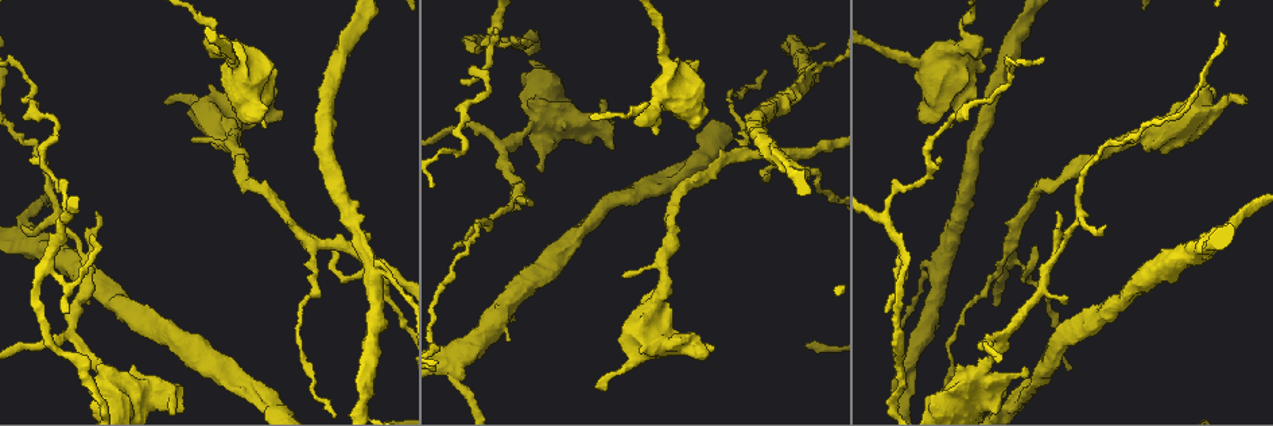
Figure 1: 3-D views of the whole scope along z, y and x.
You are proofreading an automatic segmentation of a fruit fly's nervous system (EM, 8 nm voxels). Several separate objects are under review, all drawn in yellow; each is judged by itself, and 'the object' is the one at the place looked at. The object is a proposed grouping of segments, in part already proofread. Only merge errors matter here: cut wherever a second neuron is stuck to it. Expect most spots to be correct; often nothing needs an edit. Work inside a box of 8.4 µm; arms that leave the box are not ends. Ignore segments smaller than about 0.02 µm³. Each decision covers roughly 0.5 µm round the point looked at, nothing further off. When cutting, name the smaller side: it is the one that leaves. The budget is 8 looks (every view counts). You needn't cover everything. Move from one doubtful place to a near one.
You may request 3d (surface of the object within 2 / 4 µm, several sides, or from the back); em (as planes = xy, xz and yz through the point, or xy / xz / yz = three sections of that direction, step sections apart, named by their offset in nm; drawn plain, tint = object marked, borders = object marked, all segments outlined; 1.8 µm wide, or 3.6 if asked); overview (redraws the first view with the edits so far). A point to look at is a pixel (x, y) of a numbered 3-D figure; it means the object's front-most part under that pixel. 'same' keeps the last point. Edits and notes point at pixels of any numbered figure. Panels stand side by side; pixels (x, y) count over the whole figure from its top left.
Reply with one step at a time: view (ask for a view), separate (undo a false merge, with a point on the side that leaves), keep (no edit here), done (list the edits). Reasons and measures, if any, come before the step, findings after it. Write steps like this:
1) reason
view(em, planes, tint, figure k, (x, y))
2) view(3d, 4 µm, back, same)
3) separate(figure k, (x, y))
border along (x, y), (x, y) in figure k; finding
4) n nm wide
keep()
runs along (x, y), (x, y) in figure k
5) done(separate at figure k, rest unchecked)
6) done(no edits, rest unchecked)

sharp bend
view(em, planes, tint, figure 1, (50, 174))

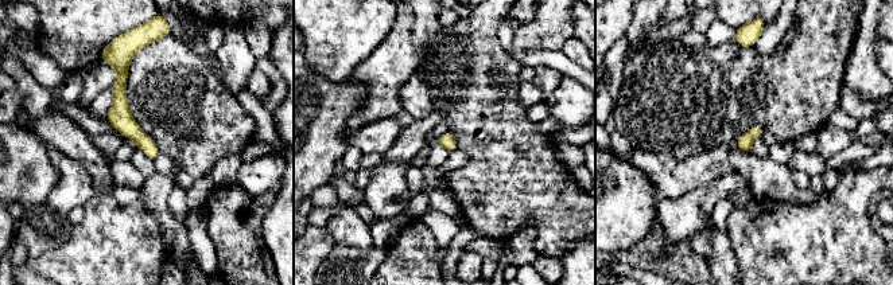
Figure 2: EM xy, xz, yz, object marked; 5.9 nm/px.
keep()
runs along (123, 65), (120, 117), (152, 155) in figure 2; all the same neuron

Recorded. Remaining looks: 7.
sudden change in width
view(em, planes, plain, figure 1, (986, 368))

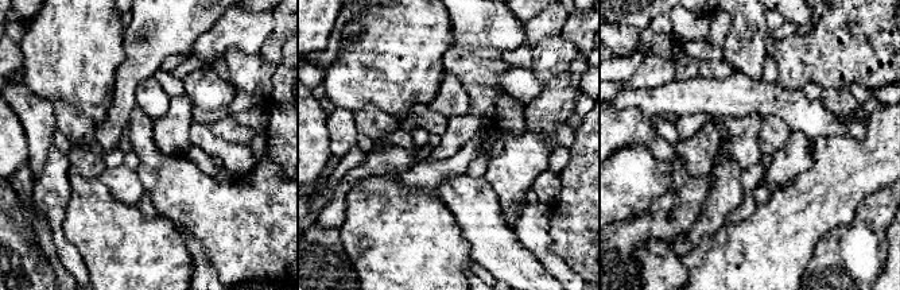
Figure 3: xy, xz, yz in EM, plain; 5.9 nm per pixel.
view(em, planes, tint, same)

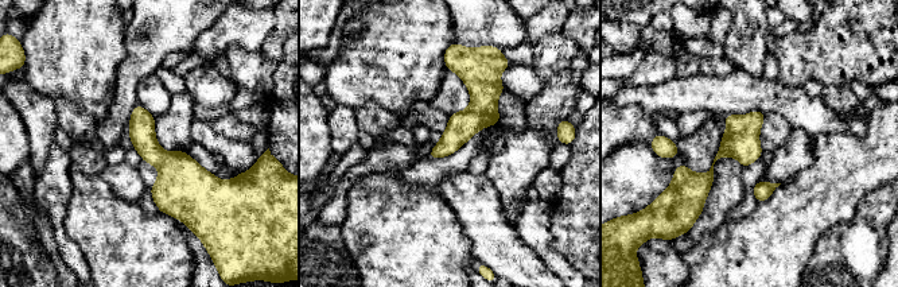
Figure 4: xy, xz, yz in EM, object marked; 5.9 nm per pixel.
160 nm wide
keep()
runs along (761, 115), (715, 159), (696, 186), (683, 187) in figure 4; continuous, no second neuron

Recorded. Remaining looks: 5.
three arms meet
view(3d, 2 µm, figure 1, (453, 366))

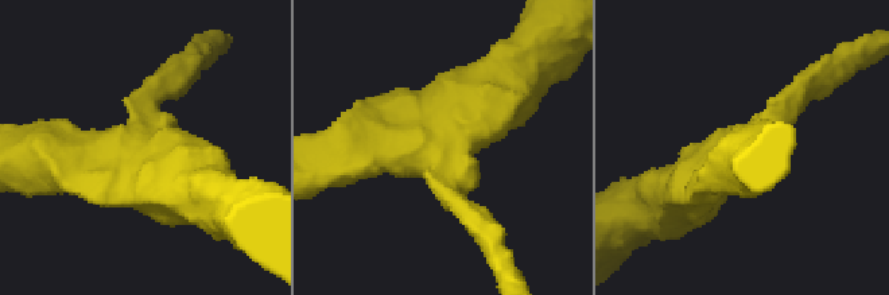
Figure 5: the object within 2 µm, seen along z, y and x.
shape alone is not enough
view(em, planes, tint, figure 5, (452, 147))

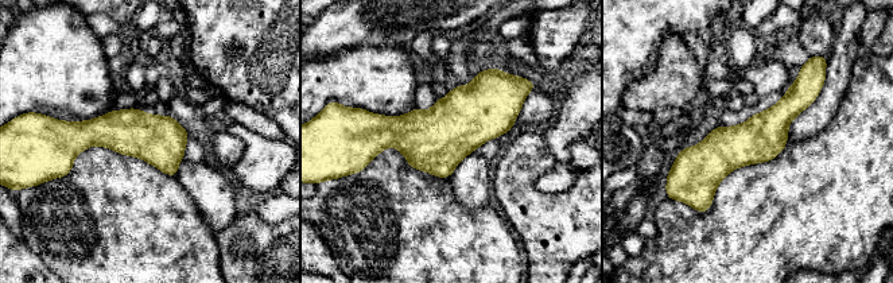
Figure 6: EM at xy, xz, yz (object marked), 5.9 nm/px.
keep()
runs along (815, 89), (756, 140), (678, 169) in figure 6; continuous, no second neuron

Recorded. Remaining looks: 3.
two arms in line, one across
view(3d, 2 µm, figure 1, (370, 271))

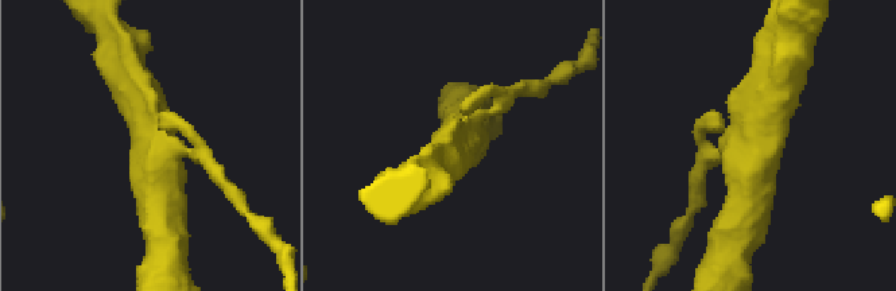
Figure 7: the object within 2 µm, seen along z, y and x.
shape alone is not enough
view(em, xy, step 4, tint, figure 7, (764, 137))

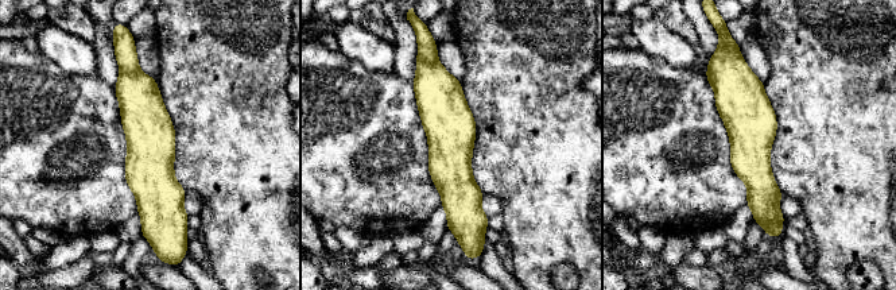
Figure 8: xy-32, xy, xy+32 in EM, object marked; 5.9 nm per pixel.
cut it another way
view(em, planes, tint, same)

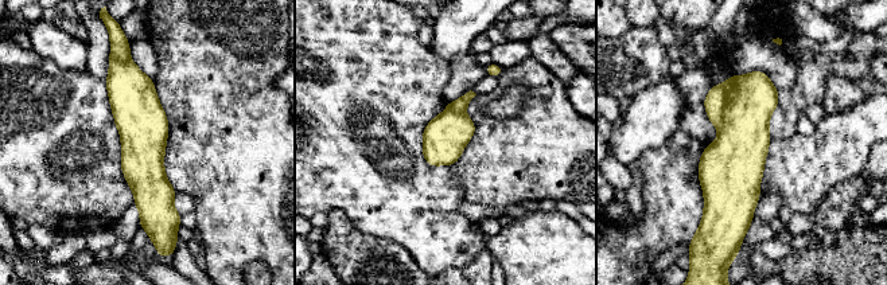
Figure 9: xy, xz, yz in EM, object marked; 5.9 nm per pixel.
3 arms
separate(figure 9, (715, 100))
a second neuron is stuck on

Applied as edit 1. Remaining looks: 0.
done(separate at figure 9, rest unchecked)

